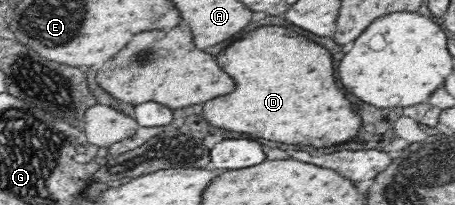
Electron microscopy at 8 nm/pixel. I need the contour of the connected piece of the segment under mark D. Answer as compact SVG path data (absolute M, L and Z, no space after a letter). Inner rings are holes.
M248 28L243 39L217 55L219 65L235 79L237 87L225 97L207 101L202 118L215 128L301 147L330 148L355 138L362 122L337 87L329 51L291 28L252 29L255 31Z

